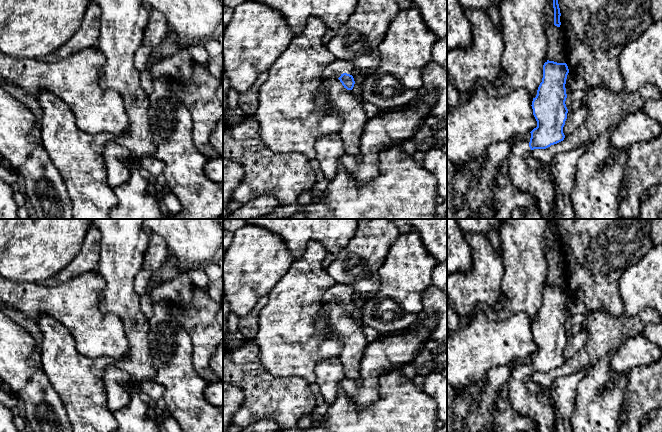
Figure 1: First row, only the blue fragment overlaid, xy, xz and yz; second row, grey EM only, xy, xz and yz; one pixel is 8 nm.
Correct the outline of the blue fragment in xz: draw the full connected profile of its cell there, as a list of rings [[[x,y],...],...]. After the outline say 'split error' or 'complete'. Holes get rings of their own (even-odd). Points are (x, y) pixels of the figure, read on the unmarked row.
[[[336,284],[327,290],[322,298],[324,305],[339,303],[344,312],[352,314],[355,308],[352,300],[353,288],[349,285]]]; split error

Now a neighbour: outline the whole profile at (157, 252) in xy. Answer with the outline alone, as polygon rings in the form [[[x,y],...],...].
[[[152,234],[144,255],[142,269],[151,273],[161,268],[170,255],[166,241],[157,234]]]

